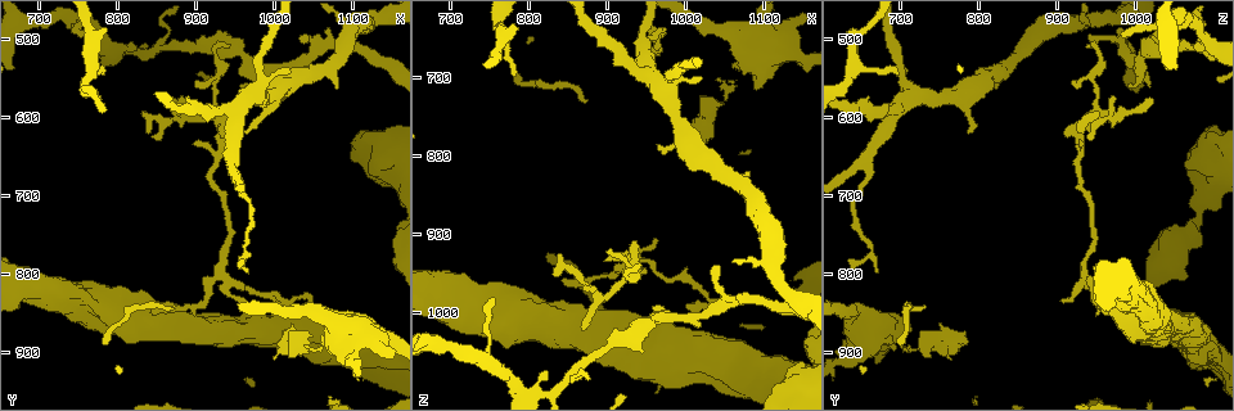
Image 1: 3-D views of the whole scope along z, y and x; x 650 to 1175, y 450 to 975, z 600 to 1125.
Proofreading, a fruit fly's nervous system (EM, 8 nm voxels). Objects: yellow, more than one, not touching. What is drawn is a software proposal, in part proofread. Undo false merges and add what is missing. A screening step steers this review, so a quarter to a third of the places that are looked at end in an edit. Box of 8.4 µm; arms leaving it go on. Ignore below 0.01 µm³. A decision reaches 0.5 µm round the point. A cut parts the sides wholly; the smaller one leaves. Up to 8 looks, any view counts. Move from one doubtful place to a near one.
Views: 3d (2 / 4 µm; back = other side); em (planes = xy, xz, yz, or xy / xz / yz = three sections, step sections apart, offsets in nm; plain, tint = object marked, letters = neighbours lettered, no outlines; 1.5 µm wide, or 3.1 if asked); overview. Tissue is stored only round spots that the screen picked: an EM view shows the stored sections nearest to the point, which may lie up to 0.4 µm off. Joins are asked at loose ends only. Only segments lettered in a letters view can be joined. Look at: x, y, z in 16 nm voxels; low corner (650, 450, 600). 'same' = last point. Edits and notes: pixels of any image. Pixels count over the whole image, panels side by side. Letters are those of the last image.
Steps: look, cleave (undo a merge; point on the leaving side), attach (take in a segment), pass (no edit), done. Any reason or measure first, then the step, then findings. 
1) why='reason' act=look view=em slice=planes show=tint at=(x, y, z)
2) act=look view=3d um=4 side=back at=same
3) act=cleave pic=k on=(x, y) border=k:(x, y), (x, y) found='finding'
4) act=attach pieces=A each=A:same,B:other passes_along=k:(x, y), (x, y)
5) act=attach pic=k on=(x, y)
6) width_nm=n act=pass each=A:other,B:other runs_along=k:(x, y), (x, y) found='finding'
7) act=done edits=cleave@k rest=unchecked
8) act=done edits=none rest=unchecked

why='sharp bend' act=look view=3d um=4 at=(1040, 830, 985)

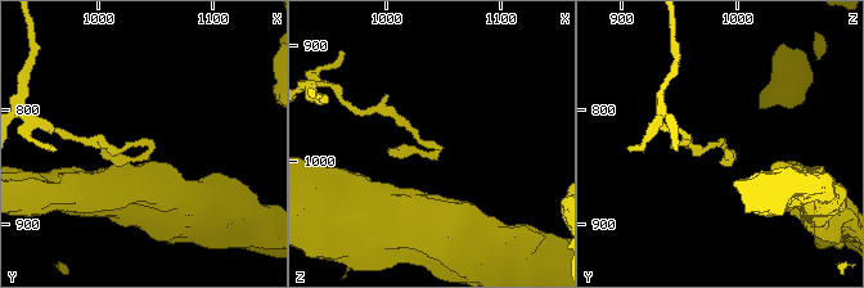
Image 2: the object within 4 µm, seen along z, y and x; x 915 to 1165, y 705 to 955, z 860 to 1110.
act=look view=em slice=yz step=8 show=letters at=(1042, 830, 984)

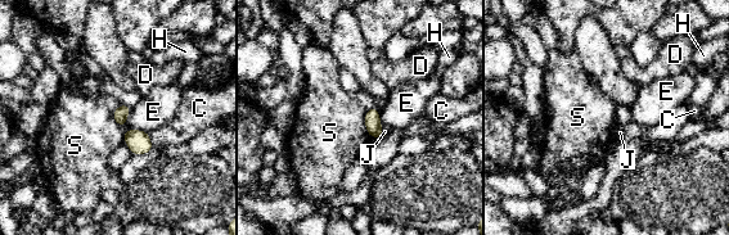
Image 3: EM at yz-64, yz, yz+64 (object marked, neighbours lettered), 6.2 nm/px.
act=pass each=C:other,D:other,E:other,H:other,J:other,S:other border=3:(373, 105), (365, 113), (369, 136) found='one neuron here'

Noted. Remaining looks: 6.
why='a fork' act=look view=em slice=planes show=letters at=(950, 595, 690)

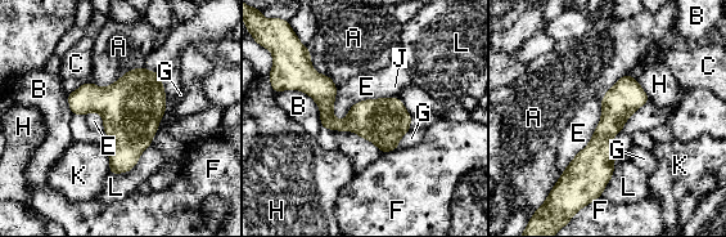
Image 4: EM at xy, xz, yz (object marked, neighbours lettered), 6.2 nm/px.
width_nm=220 act=pass each=A:other,B:other,C:other,E:other,F:other,G:other,H:other,J:other,K:other,L:other found='one neuron here'

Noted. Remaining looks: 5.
act=look view=em slice=planes show=plain at=(865, 580, 1020)

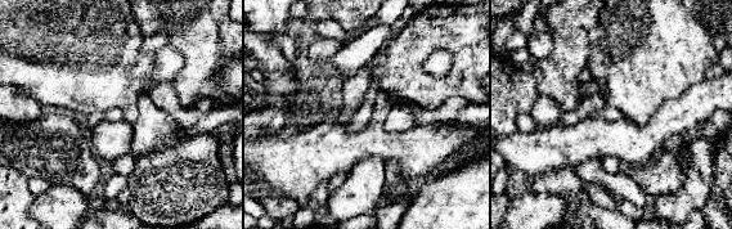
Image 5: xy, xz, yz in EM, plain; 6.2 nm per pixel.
why='see the neighbours' act=look view=em slice=planes show=letters at=same

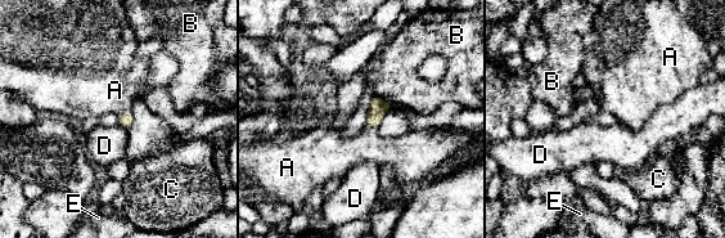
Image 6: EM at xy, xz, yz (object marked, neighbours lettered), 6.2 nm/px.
width_nm=90 act=attach pieces=A each=A:same,B:other,C:other,D:other,E:other passes_along=6:(125, 120), (125, 112), (115, 90) found='it goes on there'

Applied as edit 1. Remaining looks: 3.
act=done edits=attach@6 rest=unchecked

